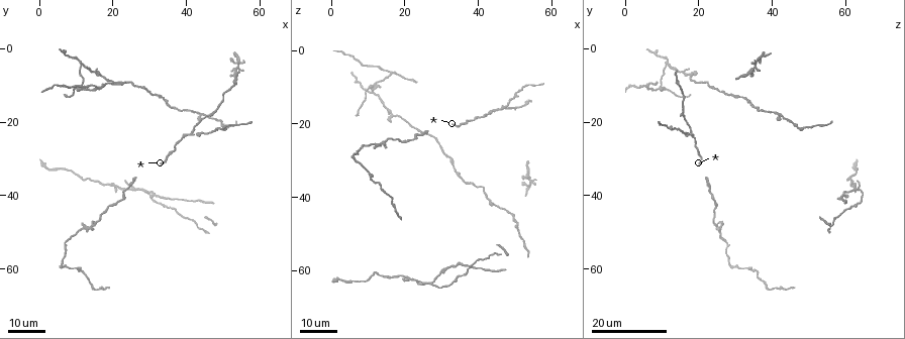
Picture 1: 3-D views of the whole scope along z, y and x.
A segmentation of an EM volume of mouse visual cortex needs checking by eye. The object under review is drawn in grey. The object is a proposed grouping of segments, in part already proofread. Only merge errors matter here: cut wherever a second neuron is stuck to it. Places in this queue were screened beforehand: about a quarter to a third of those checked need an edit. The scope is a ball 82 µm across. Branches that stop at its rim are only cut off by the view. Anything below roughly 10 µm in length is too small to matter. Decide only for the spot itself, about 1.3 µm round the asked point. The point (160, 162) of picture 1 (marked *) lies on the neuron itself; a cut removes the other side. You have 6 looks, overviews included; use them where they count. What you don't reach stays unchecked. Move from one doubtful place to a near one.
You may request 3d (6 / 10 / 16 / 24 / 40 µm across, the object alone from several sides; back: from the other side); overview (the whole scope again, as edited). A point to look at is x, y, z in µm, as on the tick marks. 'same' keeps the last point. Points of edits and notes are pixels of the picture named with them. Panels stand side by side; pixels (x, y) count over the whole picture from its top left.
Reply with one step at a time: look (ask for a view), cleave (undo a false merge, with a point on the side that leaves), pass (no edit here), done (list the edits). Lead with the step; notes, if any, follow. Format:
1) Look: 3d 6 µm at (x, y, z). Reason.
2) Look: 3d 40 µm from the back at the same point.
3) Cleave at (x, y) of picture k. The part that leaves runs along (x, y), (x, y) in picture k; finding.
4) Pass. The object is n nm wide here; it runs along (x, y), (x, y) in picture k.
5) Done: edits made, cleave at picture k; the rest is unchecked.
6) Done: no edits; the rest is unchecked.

Look: 3d 16 µm at (14.5, 48.0, 24.5). Side arm on a straight run.

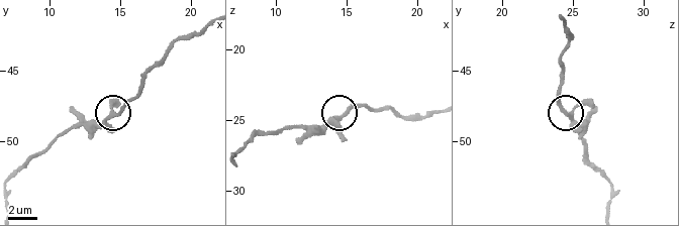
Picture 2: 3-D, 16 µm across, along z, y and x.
Look: 3d 6 µm at (14.6, 48.2, 24.8). Zoom in.

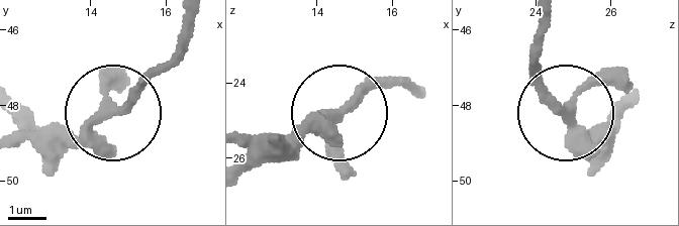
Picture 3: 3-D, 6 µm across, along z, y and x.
Look: 3d 6 µm from the back at (14.50, 48.20, 24.80).

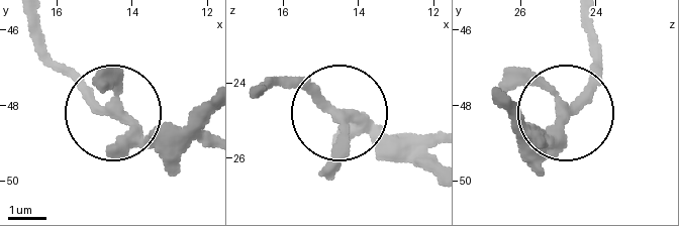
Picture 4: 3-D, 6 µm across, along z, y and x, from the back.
Pass. The object is 240 nm wide here; one neuron here.

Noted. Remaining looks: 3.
Look: 3d 24 µm at (41.0, 23.0, 17.5). Two arms in line, one across.

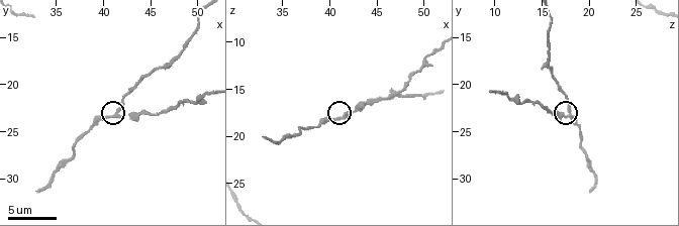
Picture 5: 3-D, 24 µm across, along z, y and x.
Look: 3d 6 µm at (41.6, 23.2, 18.0). Zoom in.

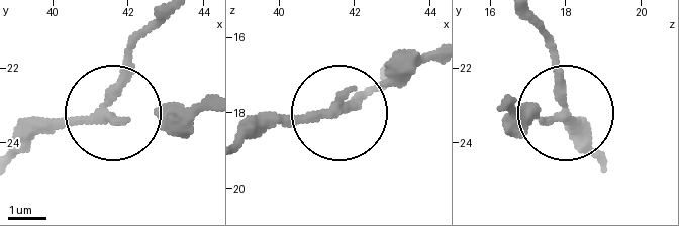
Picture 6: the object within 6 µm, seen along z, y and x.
Cleave at (120, 95) of picture 6. The object is 220 nm wide here; two neurons meet here.

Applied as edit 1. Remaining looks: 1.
Done: edits made, cleave at picture 6; the rest is unchecked.

